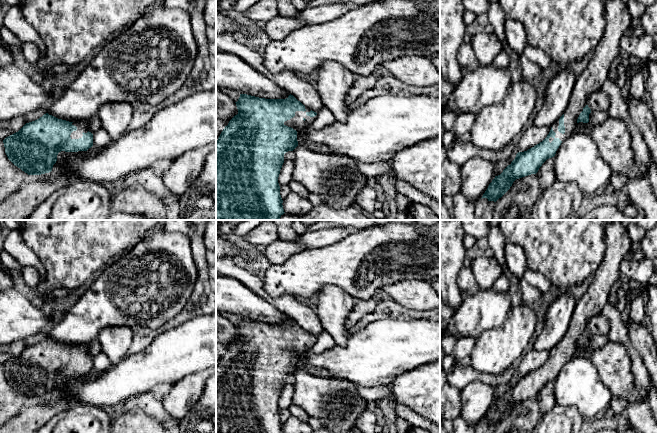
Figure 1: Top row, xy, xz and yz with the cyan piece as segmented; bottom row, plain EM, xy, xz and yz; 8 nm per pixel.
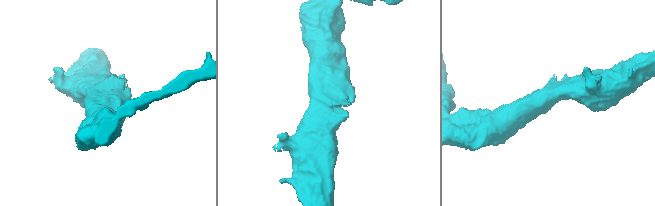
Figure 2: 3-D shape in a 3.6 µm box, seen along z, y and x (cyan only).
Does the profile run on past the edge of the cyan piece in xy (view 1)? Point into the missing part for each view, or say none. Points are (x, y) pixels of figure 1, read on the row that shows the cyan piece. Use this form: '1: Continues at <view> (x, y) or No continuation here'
1: Continues at xy (82, 126)

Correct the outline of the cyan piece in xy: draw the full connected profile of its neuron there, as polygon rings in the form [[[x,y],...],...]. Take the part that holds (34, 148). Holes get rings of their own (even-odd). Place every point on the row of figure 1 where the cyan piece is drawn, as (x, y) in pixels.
[[[48,113],[26,123],[18,132],[3,140],[8,159],[28,175],[41,175],[52,171],[61,151],[87,151],[93,146],[93,134],[88,131],[88,120],[69,122]]]

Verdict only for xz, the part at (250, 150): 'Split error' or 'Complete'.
Split error

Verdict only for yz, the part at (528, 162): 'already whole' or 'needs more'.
needs more

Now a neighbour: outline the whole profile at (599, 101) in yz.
[[[599,90],[588,98],[587,105],[591,111],[608,111],[610,98],[604,91]]]

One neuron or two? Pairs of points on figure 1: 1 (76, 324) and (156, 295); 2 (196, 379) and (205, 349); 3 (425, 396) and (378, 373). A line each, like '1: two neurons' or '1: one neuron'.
1: one neuron
2: two neurons
3: two neurons

